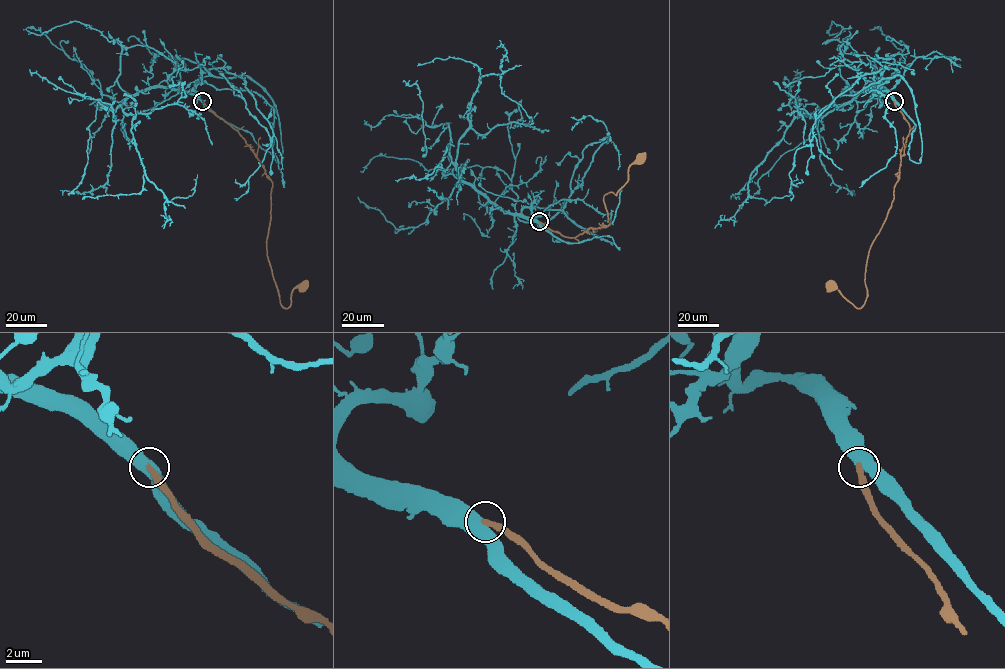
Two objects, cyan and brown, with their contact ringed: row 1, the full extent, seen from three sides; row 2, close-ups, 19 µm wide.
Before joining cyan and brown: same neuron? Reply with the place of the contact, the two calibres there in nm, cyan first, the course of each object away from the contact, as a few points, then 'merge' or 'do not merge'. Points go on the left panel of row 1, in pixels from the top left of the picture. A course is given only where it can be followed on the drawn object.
place (202, 101); calibres 600 and 340 nm; course cyan (202, 101), (217, 116), (246, 130), (281, 161), (275, 104), (245, 75), (200, 77), (143, 112); course brown (202, 101), (238, 131), (272, 183), (267, 255), (280, 303), (287, 308), (291, 291), (304, 284); merge

